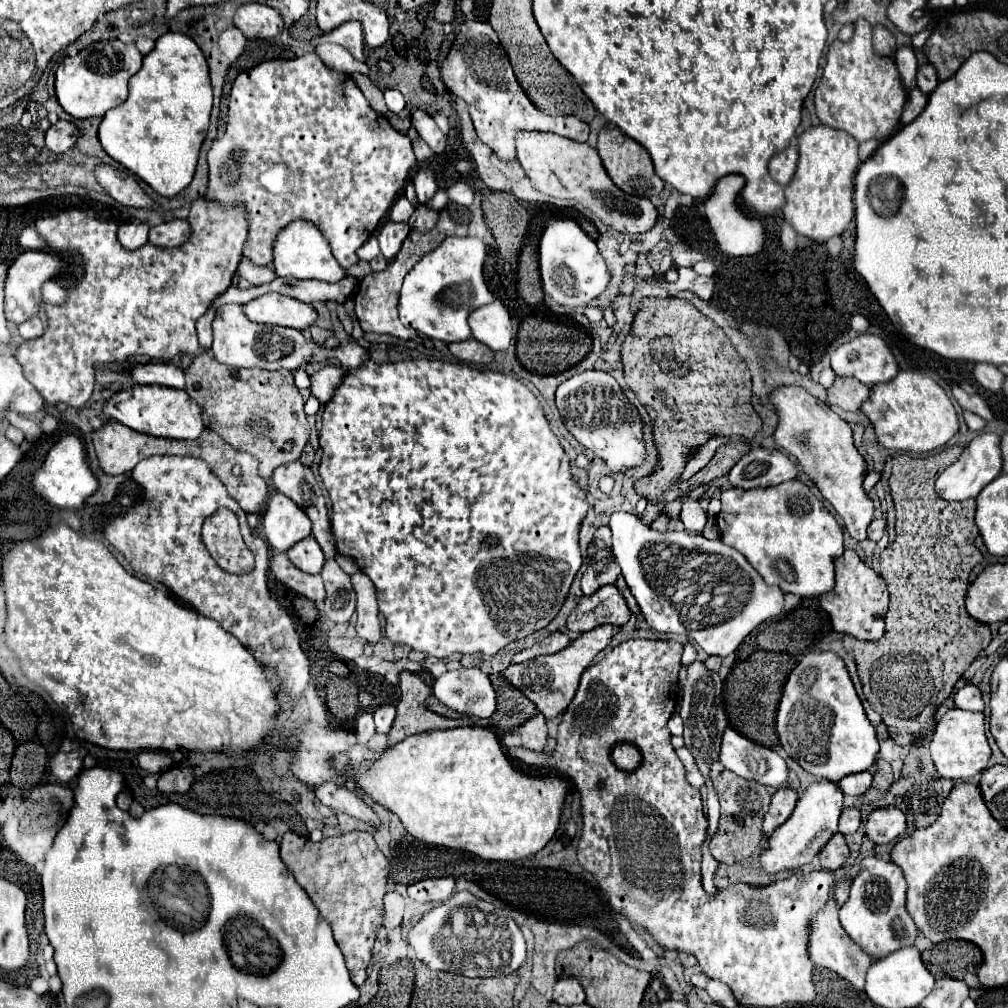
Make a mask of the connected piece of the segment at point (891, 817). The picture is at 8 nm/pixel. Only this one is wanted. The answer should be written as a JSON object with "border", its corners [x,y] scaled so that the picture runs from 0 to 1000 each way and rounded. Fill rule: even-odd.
{"border":[[[887,800],[865,804],[857,815],[857,825],[861,833],[867,837],[887,835],[897,823],[899,823],[897,806],[889,804]]]}

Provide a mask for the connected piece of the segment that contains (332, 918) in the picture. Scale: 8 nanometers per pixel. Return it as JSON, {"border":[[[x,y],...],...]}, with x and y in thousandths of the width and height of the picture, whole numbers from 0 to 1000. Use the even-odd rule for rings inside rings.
{"border":[[[288,823],[280,829],[278,851],[317,903],[319,911],[325,913],[331,933],[343,950],[349,974],[359,978],[363,972],[363,960],[369,952],[373,925],[379,921],[381,889],[389,883],[385,851],[363,825],[347,825],[308,835]]]}

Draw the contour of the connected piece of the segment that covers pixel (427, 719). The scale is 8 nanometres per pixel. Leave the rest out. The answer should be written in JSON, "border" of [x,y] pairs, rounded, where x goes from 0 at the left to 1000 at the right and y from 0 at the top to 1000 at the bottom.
{"border":[[[397,667],[397,693],[393,698],[393,714],[389,724],[385,726],[385,740],[401,734],[407,728],[425,726],[425,724],[440,724],[452,720],[468,720],[468,714],[456,712],[440,712],[427,706],[421,694],[429,688],[429,682],[423,679],[414,669]]]}

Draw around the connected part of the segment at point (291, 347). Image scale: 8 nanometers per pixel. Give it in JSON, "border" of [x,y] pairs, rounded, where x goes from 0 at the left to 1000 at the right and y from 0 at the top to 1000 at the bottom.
{"border":[[[238,302],[220,304],[214,312],[210,325],[212,325],[212,341],[208,347],[210,347],[212,355],[224,363],[258,363],[264,367],[284,365],[284,367],[292,369],[298,363],[317,361],[327,355],[333,355],[333,357],[341,359],[343,367],[347,367],[347,365],[357,363],[361,357],[365,357],[365,349],[361,345],[357,345],[357,341],[353,341],[353,339],[347,339],[347,341],[335,343],[335,345],[323,345],[319,341],[313,341],[310,335],[304,335],[298,327],[248,319],[244,315],[244,312],[240,310]]]}

